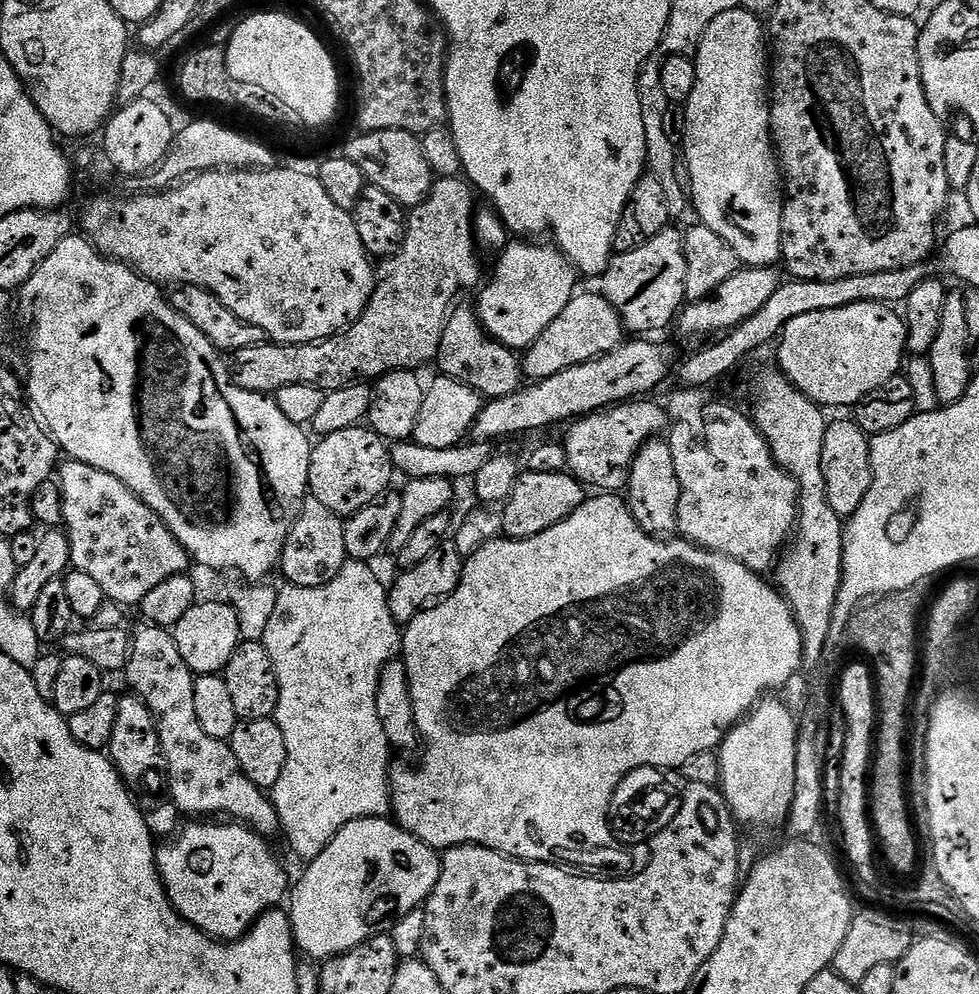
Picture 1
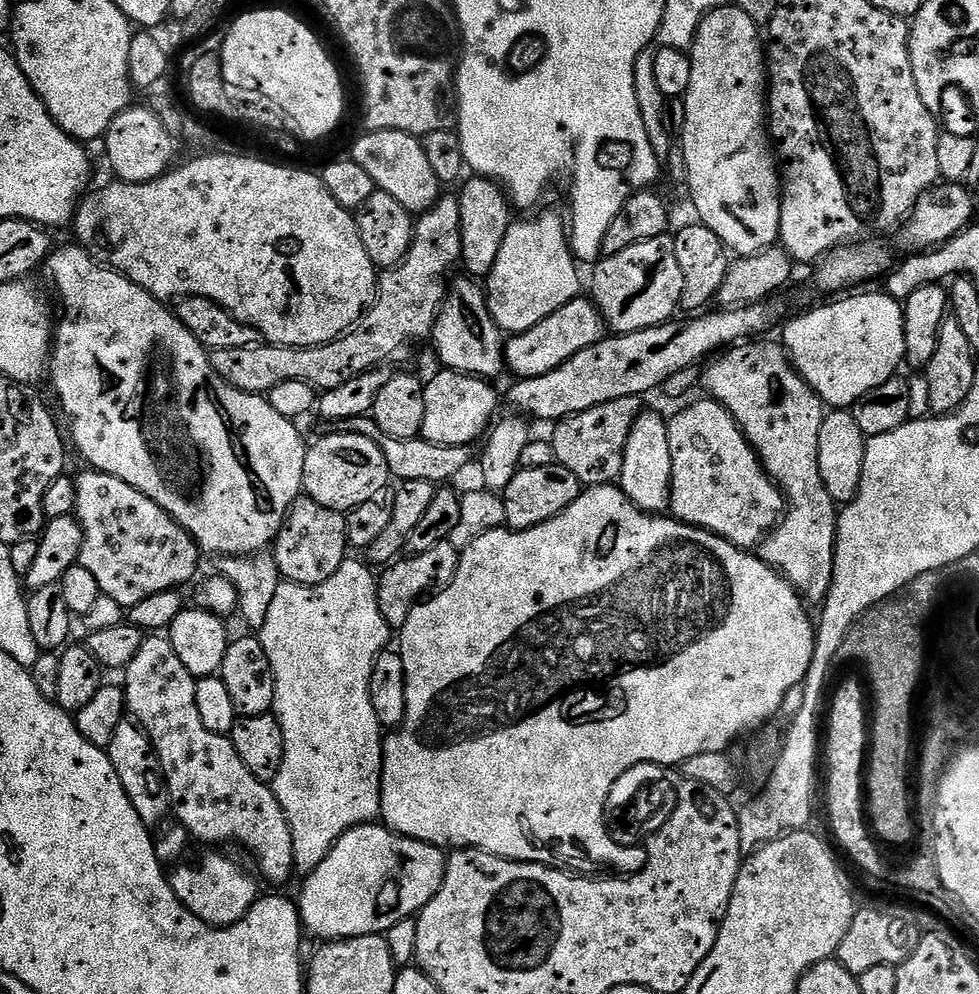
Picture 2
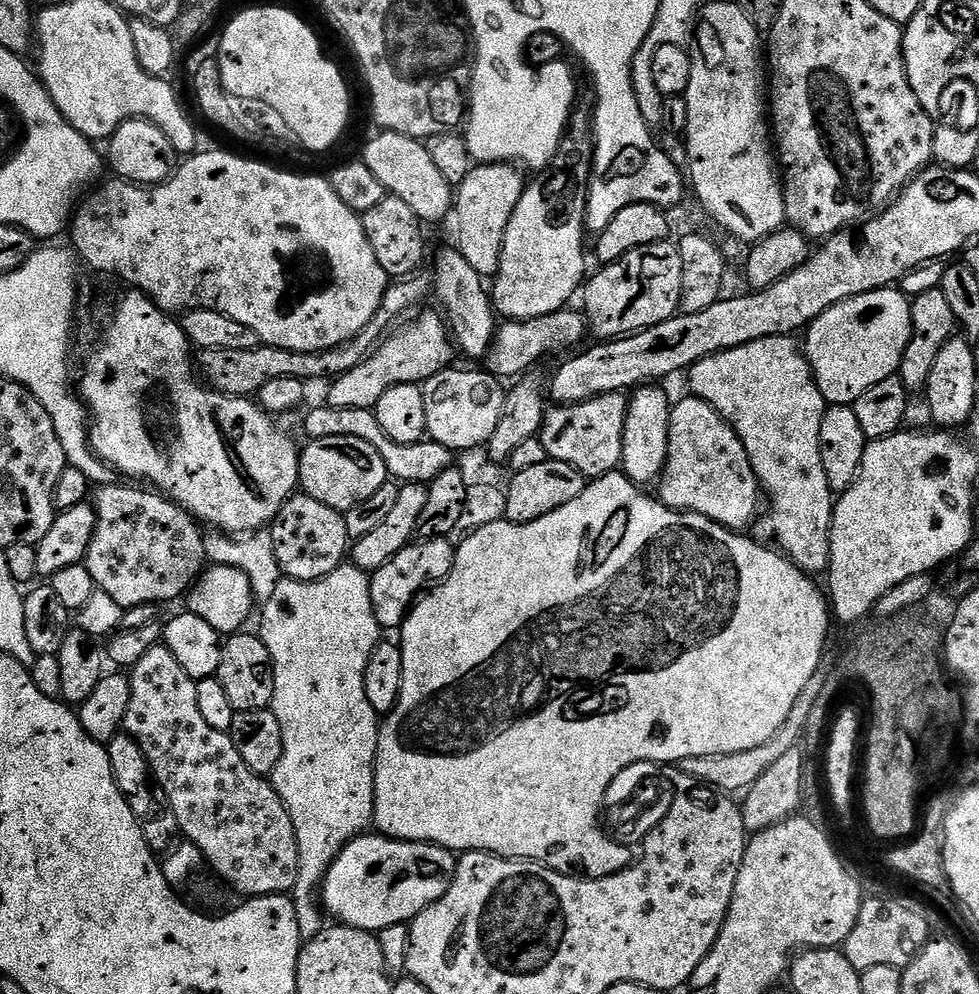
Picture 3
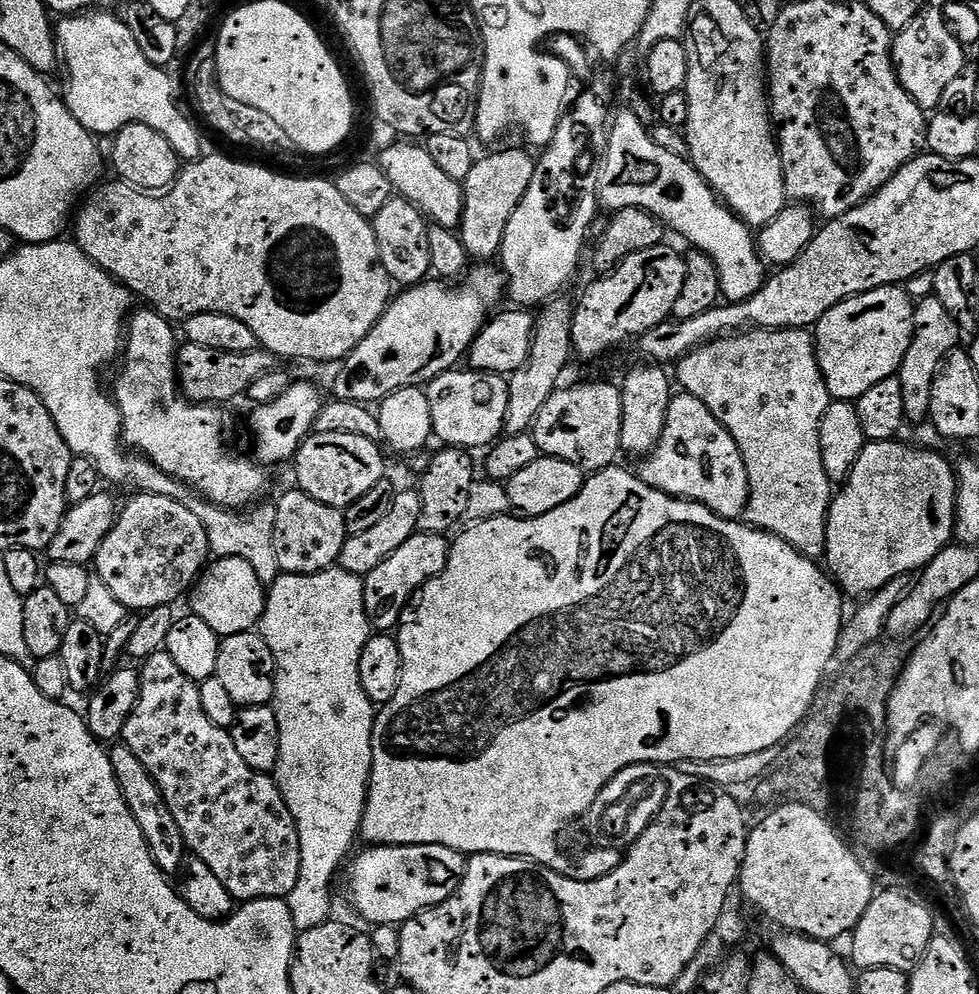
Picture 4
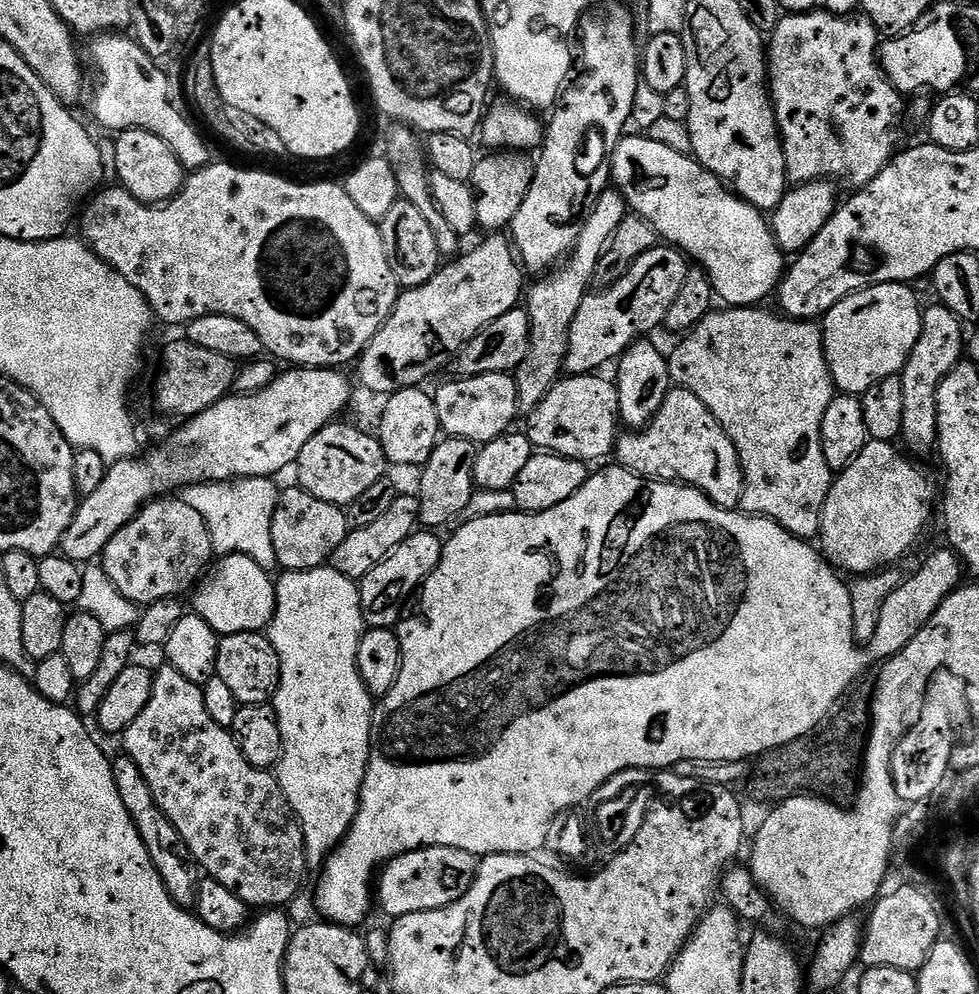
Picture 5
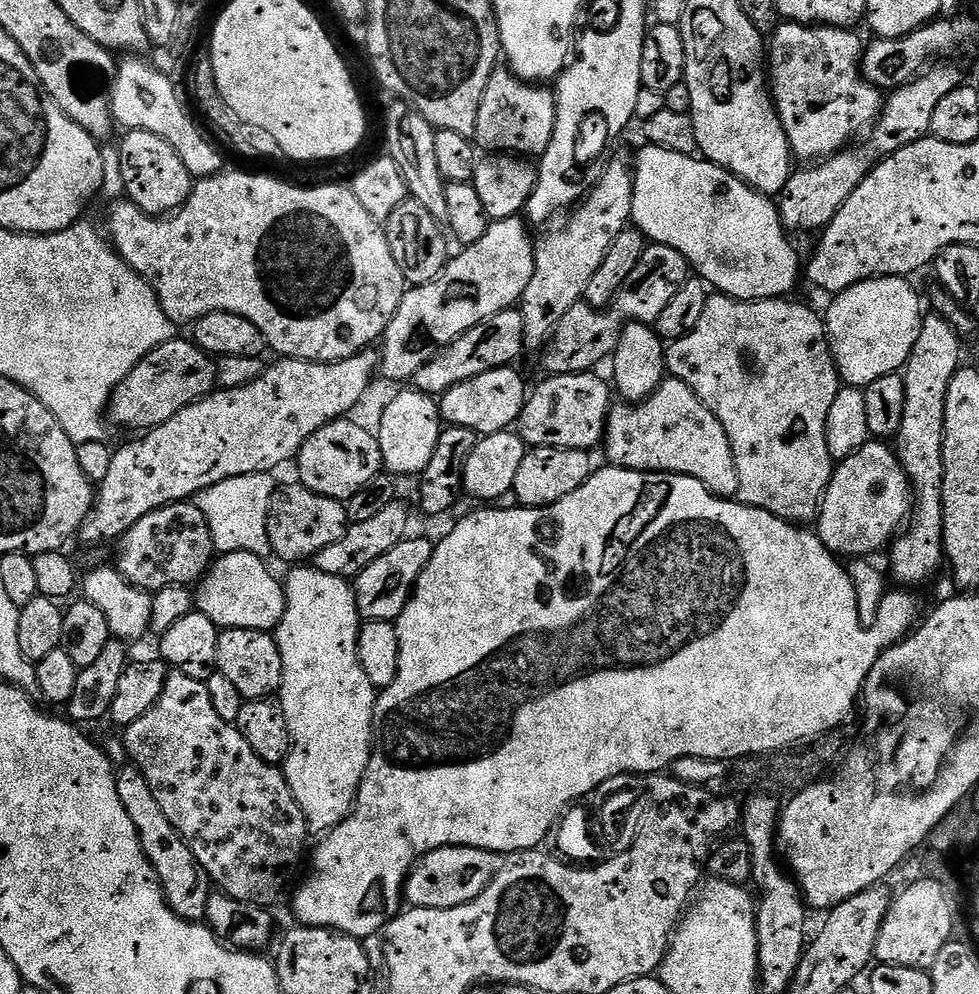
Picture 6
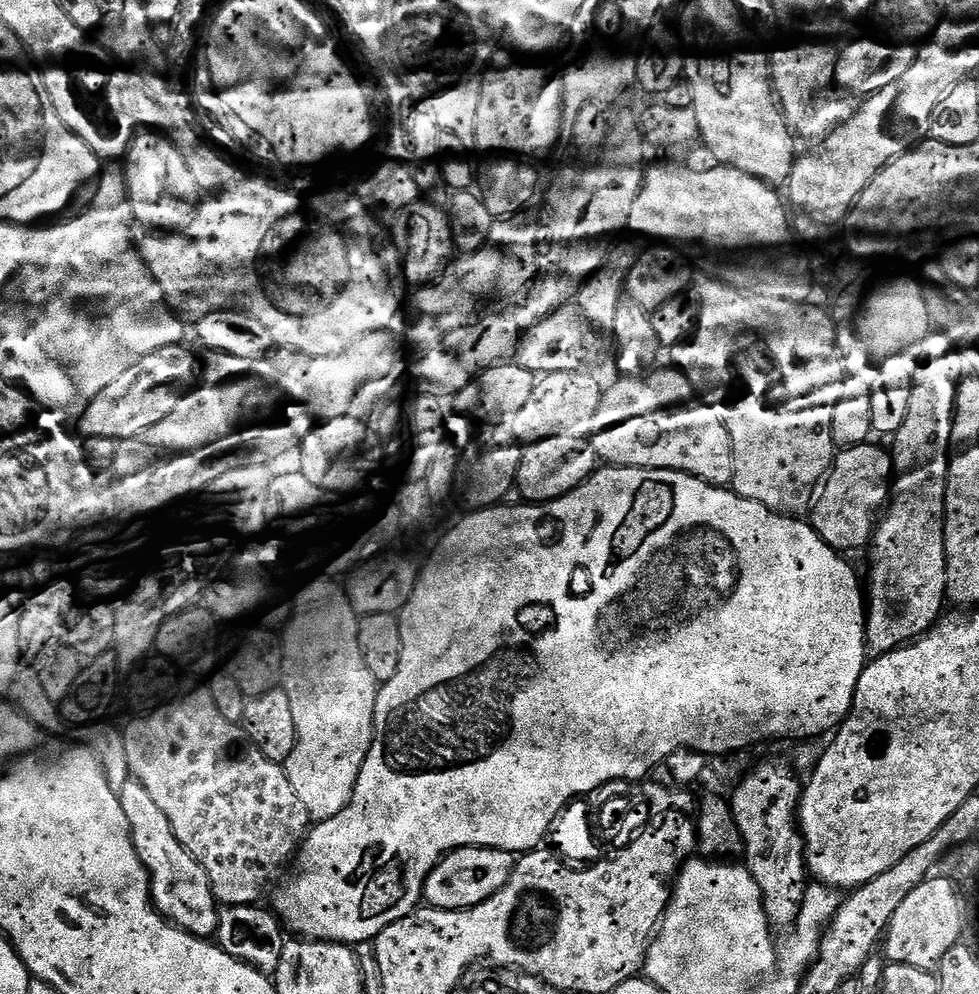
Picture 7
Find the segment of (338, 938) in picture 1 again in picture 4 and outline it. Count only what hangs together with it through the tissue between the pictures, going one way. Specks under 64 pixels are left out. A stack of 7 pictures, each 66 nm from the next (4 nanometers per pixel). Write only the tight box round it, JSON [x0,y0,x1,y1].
[348,844,466,926]

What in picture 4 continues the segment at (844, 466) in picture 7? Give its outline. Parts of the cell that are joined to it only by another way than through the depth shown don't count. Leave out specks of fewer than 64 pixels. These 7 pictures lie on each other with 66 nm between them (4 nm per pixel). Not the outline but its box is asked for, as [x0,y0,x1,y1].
[823,440,956,598]

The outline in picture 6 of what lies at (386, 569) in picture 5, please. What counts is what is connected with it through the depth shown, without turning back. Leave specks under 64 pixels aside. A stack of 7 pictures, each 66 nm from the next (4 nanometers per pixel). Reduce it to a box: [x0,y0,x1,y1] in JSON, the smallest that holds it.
[354,536,434,622]

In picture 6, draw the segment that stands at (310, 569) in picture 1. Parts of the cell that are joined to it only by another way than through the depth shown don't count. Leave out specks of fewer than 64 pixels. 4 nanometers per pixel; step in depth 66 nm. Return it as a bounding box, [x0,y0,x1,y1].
[268,482,348,566]

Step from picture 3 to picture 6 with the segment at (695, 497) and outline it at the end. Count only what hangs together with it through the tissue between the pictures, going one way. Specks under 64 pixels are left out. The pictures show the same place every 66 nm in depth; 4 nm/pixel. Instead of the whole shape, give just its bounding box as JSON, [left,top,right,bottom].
[603,378,738,498]

